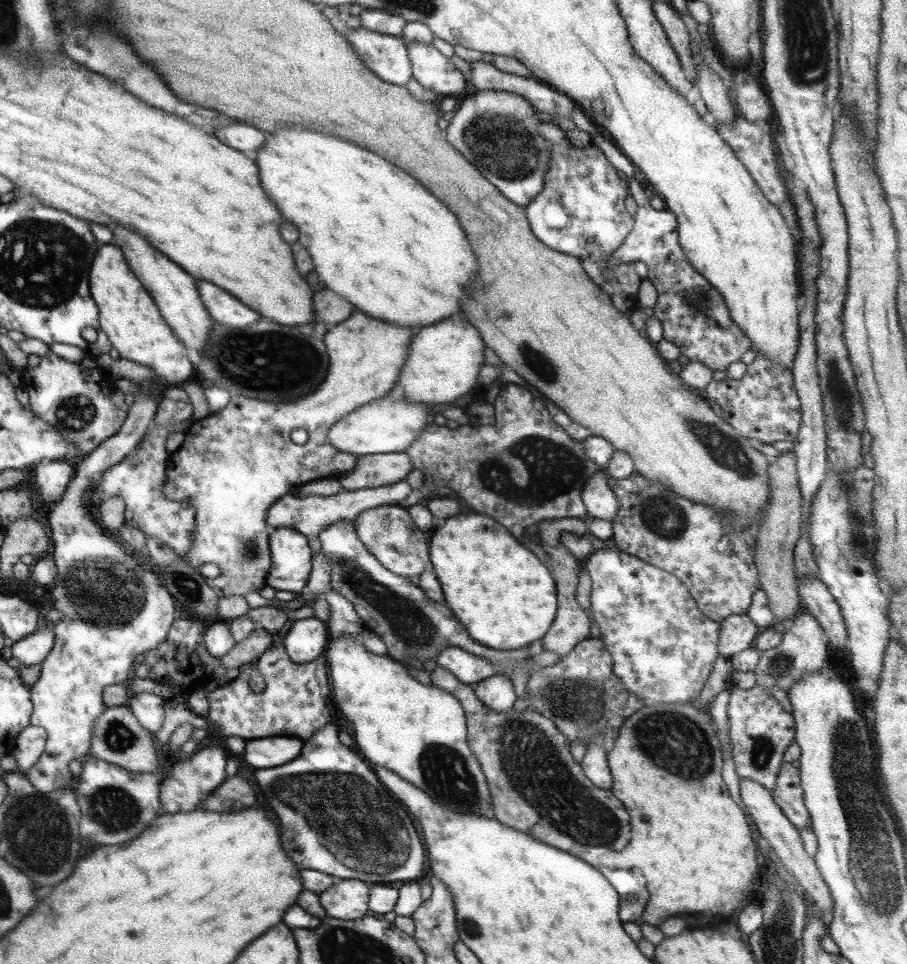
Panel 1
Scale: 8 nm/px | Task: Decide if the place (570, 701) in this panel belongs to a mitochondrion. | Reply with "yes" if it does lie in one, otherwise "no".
yes

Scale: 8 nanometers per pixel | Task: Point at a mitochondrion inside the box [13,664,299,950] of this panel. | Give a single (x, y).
(111, 809)

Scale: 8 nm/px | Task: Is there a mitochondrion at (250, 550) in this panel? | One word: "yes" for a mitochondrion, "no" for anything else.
yes

